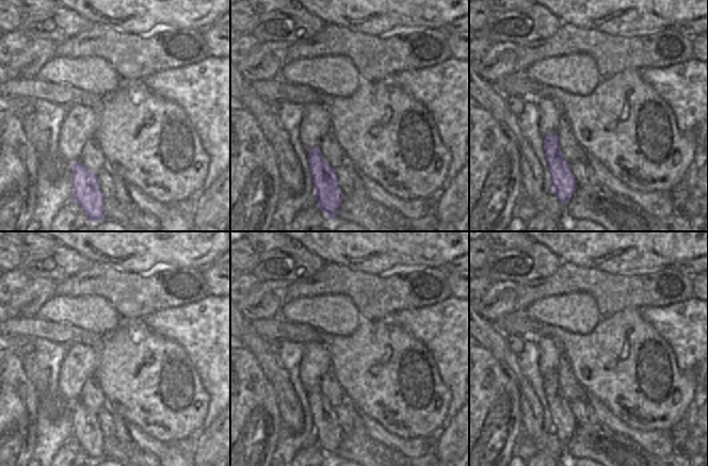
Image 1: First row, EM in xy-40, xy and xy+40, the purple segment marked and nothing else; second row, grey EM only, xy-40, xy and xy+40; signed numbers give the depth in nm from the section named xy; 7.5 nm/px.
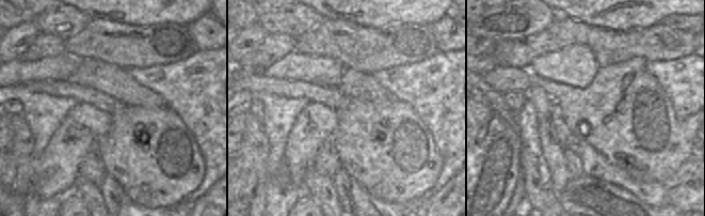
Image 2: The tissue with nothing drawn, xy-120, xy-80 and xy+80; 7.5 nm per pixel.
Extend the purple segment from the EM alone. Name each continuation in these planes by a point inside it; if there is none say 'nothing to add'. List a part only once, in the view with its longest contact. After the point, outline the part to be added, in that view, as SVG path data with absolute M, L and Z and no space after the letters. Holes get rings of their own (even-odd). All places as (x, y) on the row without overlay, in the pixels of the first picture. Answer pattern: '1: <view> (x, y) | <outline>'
nothing to add

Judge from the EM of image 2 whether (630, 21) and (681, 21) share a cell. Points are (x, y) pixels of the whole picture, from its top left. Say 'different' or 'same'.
different

